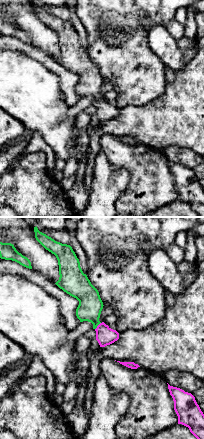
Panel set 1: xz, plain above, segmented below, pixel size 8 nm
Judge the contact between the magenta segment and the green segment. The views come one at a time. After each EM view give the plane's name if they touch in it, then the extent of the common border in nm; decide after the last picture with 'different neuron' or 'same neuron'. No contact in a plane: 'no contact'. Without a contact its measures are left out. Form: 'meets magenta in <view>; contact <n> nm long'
meets magenta in xz; contact 80 nm long

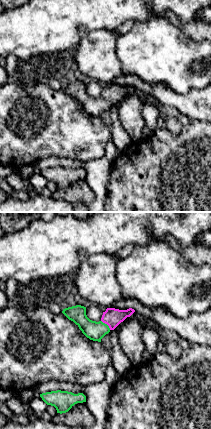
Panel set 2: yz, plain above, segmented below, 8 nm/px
meets magenta in yz; contact 110 nm long

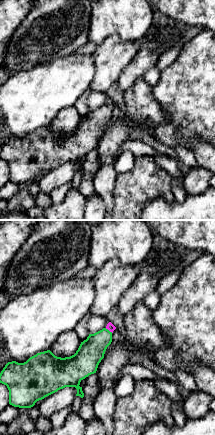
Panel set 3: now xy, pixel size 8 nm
meets magenta in xy; contact 70 nm long

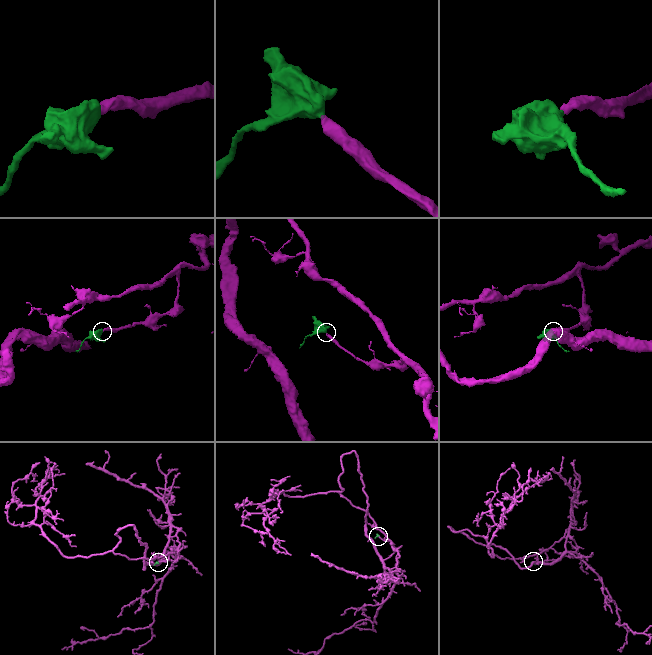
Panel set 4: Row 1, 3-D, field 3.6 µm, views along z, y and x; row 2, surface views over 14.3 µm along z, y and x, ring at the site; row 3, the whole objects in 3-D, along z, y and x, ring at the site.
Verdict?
same neuron

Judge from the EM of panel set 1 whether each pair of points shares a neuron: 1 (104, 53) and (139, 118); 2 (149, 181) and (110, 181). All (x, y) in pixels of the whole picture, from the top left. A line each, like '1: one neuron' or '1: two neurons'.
1: two neurons
2: two neurons

